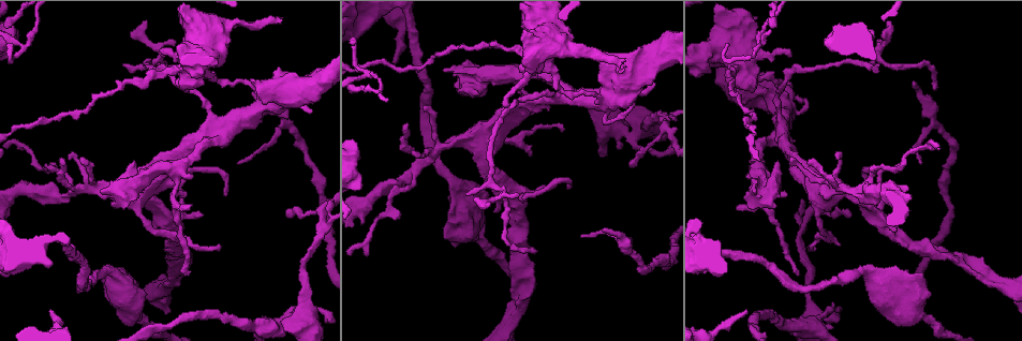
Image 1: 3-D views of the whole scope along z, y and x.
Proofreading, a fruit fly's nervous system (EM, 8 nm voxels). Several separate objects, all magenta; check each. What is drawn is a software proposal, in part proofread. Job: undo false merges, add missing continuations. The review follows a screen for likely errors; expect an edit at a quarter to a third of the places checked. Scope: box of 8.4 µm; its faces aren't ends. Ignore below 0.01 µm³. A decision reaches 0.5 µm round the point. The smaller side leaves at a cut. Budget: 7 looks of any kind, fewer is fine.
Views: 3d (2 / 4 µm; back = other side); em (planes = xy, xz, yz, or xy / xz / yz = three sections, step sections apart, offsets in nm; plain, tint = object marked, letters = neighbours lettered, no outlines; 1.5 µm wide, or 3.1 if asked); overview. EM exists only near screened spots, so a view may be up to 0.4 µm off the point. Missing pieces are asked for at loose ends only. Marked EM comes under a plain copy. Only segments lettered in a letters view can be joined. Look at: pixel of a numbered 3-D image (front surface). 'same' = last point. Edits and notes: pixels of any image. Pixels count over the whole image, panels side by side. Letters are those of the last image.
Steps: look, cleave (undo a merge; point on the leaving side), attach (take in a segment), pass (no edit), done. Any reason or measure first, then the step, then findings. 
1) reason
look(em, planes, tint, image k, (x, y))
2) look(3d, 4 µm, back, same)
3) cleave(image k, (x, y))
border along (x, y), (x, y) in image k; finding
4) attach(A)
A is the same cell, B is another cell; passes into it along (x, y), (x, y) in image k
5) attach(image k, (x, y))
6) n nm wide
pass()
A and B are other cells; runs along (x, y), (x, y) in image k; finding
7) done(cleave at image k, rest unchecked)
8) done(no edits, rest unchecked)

free end
look(3d, 4 µm, image 1, (612, 119))

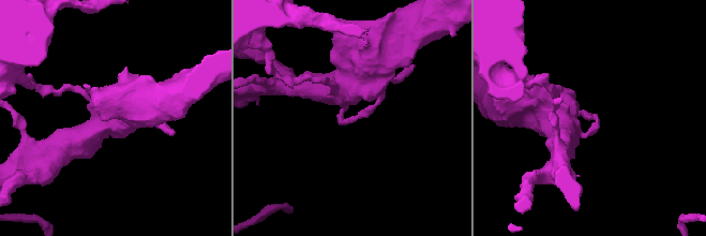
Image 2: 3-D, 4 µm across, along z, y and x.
now the EM
look(em, planes, letters, image 2, (348, 118))

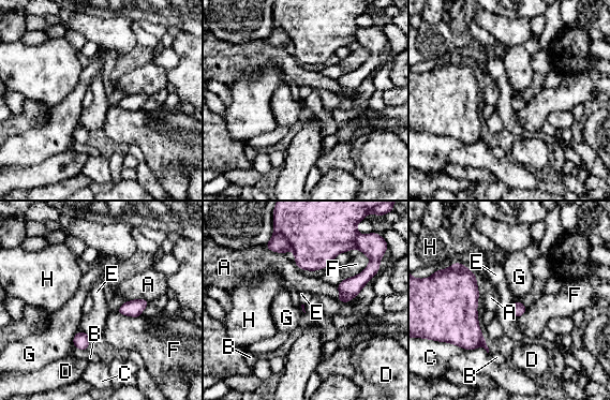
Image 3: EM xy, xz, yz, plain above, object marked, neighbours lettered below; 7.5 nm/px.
C touches over 340 nm
pass()
A, B, C, D, E, F, G and H are other cells; border along (368, 264), (357, 275), (344, 279) in image 3; none of them fits

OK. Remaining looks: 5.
an open end
look(3d, 4 µm, image 1, (744, 311))

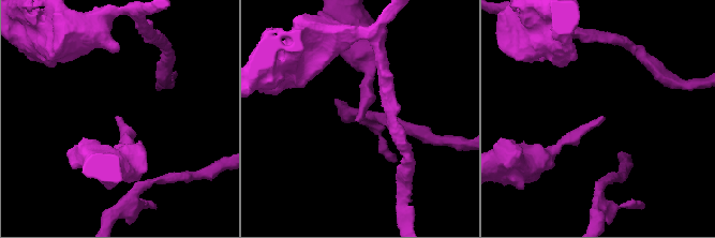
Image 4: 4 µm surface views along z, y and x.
now the EM
look(em, xy, step 8, letters, image 4, (116, 117))

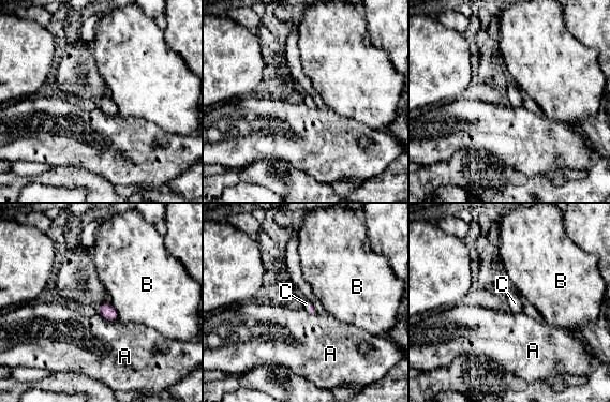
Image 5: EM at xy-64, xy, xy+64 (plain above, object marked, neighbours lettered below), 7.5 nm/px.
cut it another way
look(em, planes, letters, same)

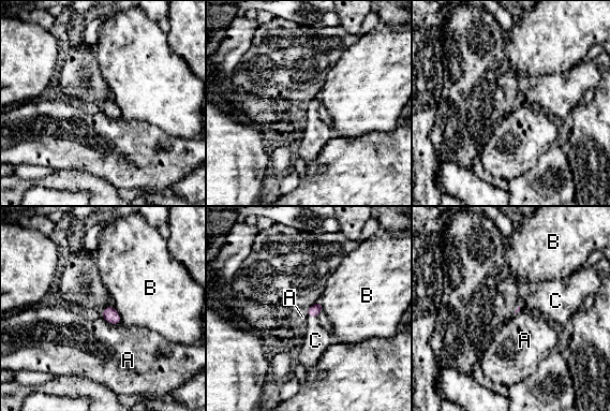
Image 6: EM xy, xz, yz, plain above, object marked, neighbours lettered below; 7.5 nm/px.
attach(C)
C is the same cell, A and B are other cells; passes into it along (316, 308), (311, 316), (316, 339) in image 6; the neuron continues

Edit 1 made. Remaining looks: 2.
tapers out
look(em, planes, tint, image 1, (914, 80))

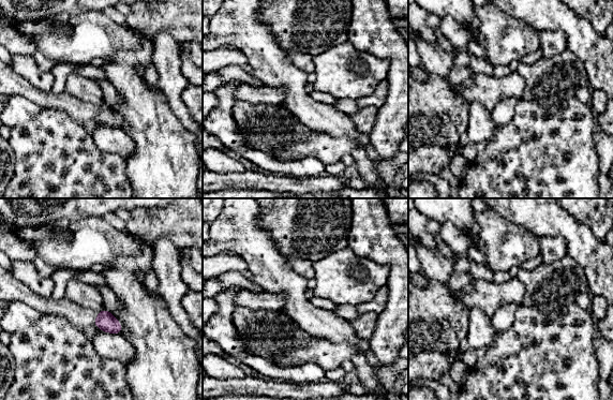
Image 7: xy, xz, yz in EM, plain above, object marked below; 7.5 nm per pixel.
see the neighbours
look(em, planes, letters, same)

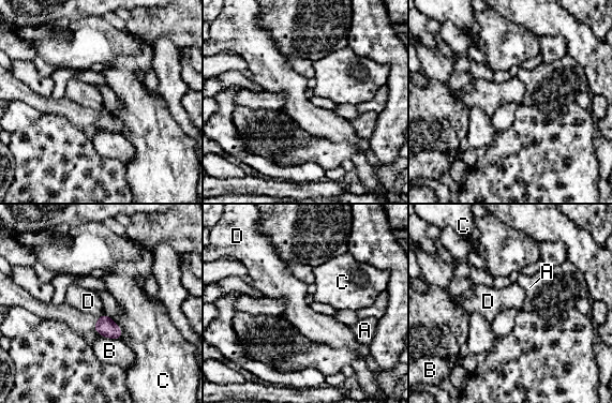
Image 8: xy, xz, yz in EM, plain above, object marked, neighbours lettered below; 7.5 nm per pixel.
140 nm wide
pass()
A, B, C and D are other cells; border along (102, 315), (98, 318) in image 8; no lettered segment goes on from it

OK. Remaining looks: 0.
done(attach at image 6, rest unchecked)

